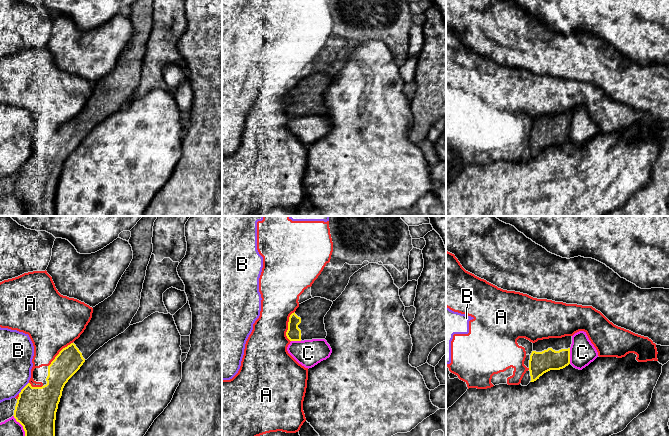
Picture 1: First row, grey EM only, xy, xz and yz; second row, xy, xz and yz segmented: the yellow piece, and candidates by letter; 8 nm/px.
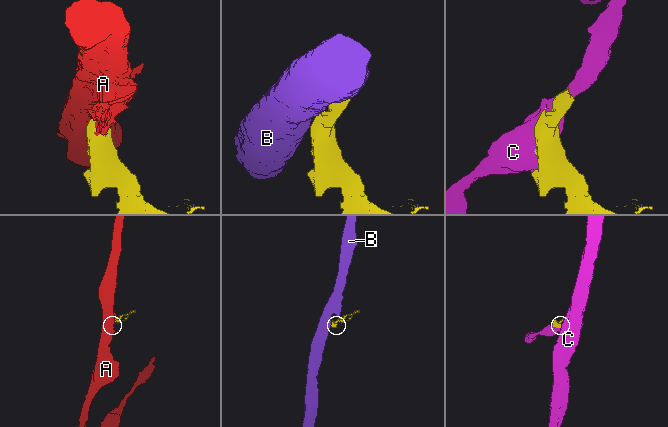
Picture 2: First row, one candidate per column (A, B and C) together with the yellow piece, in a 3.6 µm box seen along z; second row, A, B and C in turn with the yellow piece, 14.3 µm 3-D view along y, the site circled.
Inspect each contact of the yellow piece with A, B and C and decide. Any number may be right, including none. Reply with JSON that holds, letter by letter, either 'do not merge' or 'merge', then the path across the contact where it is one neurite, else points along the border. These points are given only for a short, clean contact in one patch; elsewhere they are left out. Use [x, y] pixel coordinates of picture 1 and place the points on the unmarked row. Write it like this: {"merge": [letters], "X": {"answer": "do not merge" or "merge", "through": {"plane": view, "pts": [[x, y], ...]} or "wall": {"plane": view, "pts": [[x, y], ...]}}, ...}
{"merge": [], "A": {"answer": "do not merge"}, "B": {"answer": "do not merge"}, "C": {"answer": "do not merge"}}

